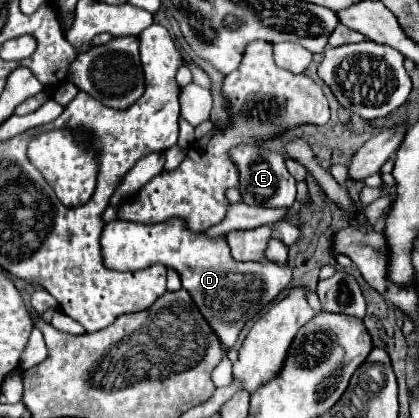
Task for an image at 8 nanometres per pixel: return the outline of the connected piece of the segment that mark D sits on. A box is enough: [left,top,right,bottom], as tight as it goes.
[101,219,291,351]

